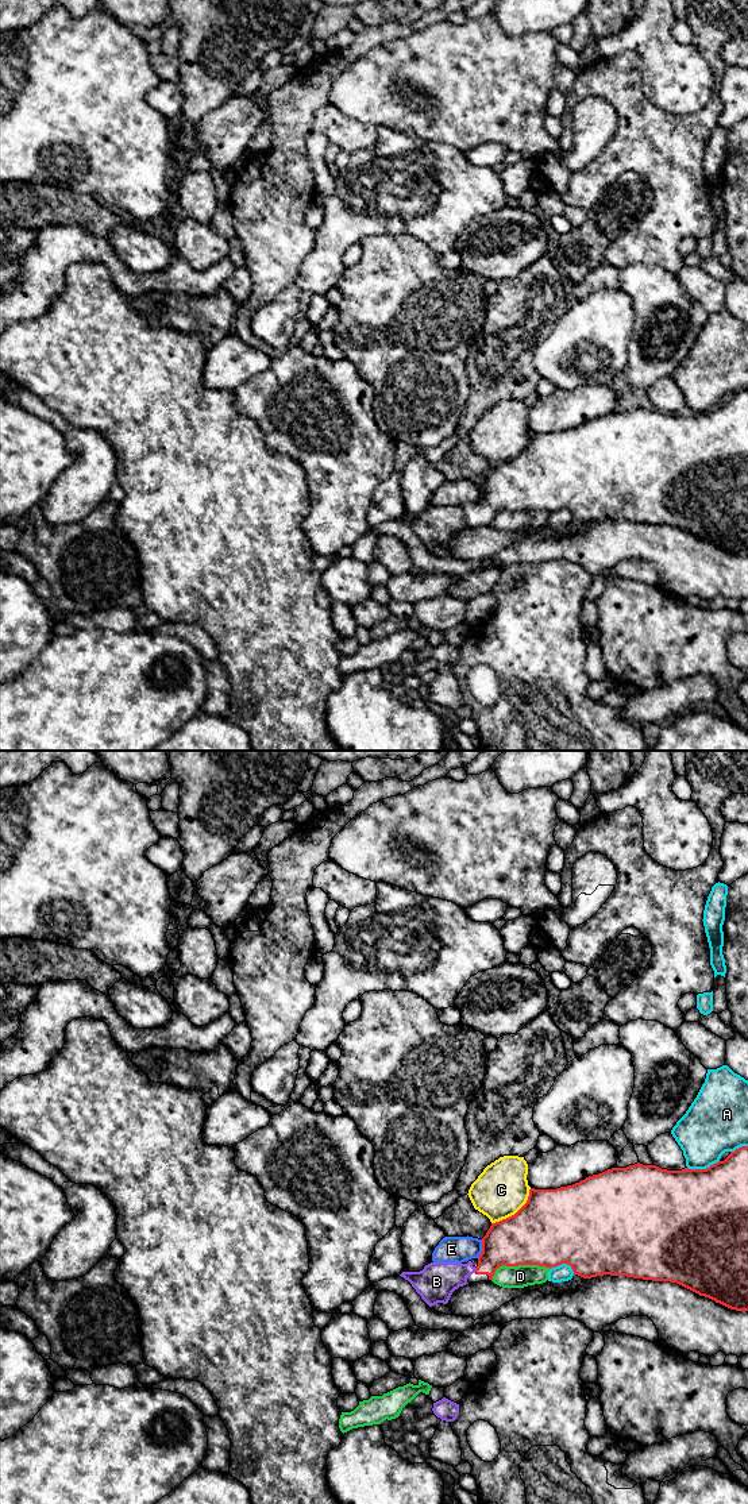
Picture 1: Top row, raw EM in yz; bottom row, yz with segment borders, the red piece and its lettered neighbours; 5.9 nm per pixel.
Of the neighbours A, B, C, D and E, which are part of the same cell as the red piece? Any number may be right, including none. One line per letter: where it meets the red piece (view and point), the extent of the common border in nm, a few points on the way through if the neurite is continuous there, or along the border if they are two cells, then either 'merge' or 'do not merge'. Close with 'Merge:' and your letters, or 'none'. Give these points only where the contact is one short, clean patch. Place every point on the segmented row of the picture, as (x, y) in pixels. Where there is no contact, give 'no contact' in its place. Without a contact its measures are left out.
A: yz (702, 1169) | 200 nm | do not merge
B: yz (475, 1271) | 40 nm | across yz (506, 1242), (475, 1271), (462, 1271), (436, 1281) | merge
C: yz (516, 1213) | 320 nm | do not merge
D: yz (517, 1265) | 360 nm | do not merge
E: yz (482, 1249) | 110 nm | along yz (481, 1240), (481, 1253), (477, 1257) | do not merge
Merge: B

